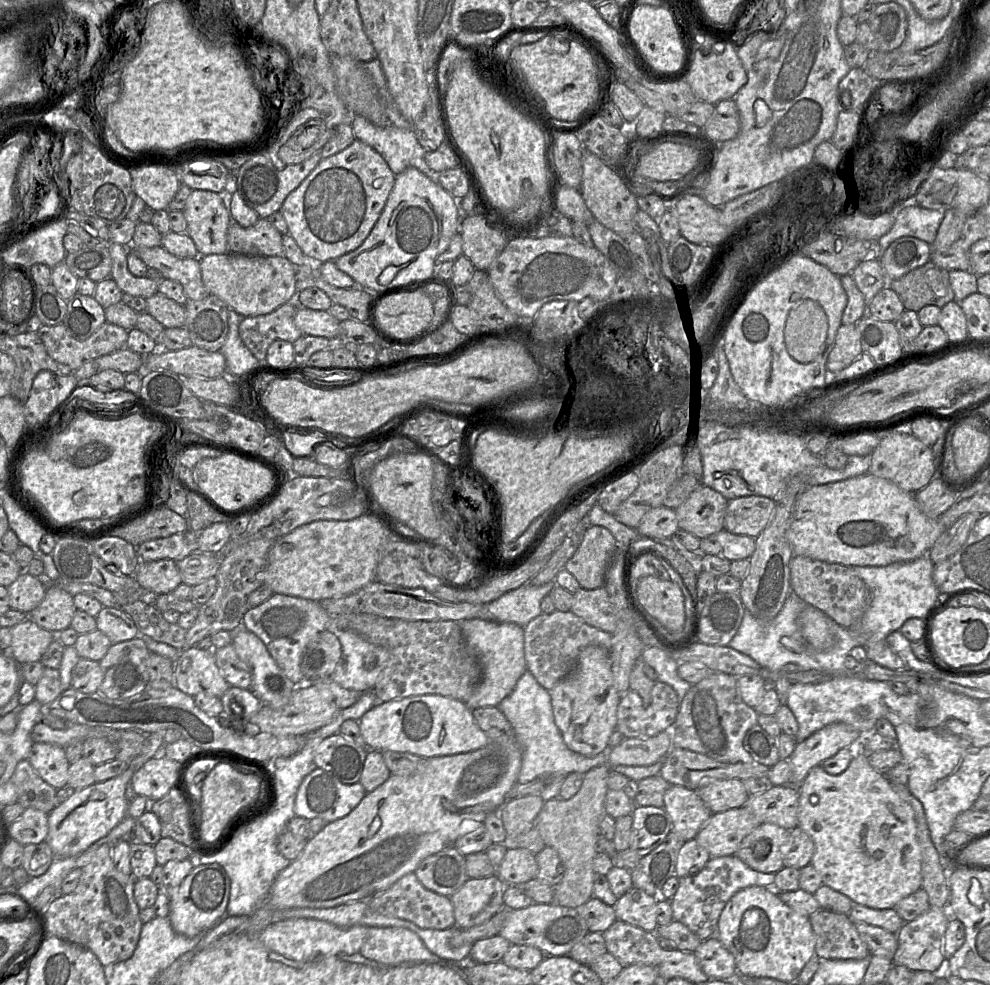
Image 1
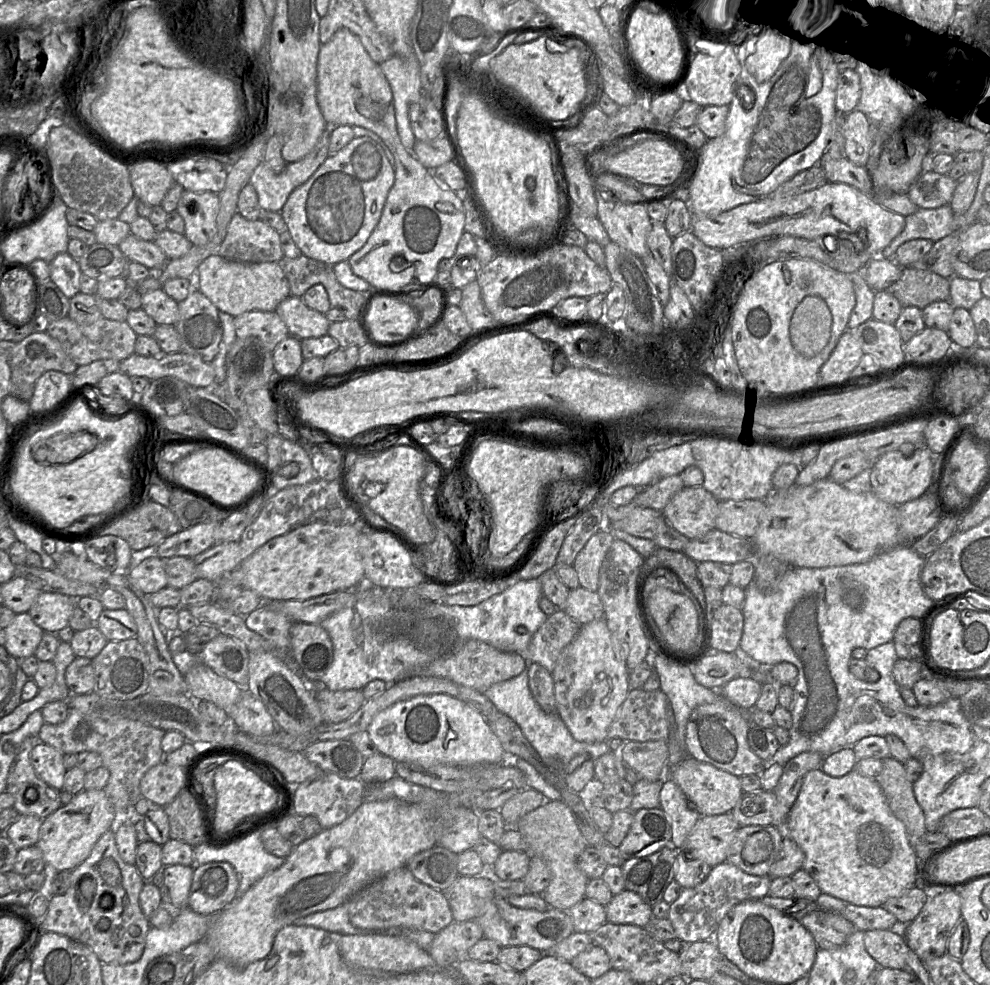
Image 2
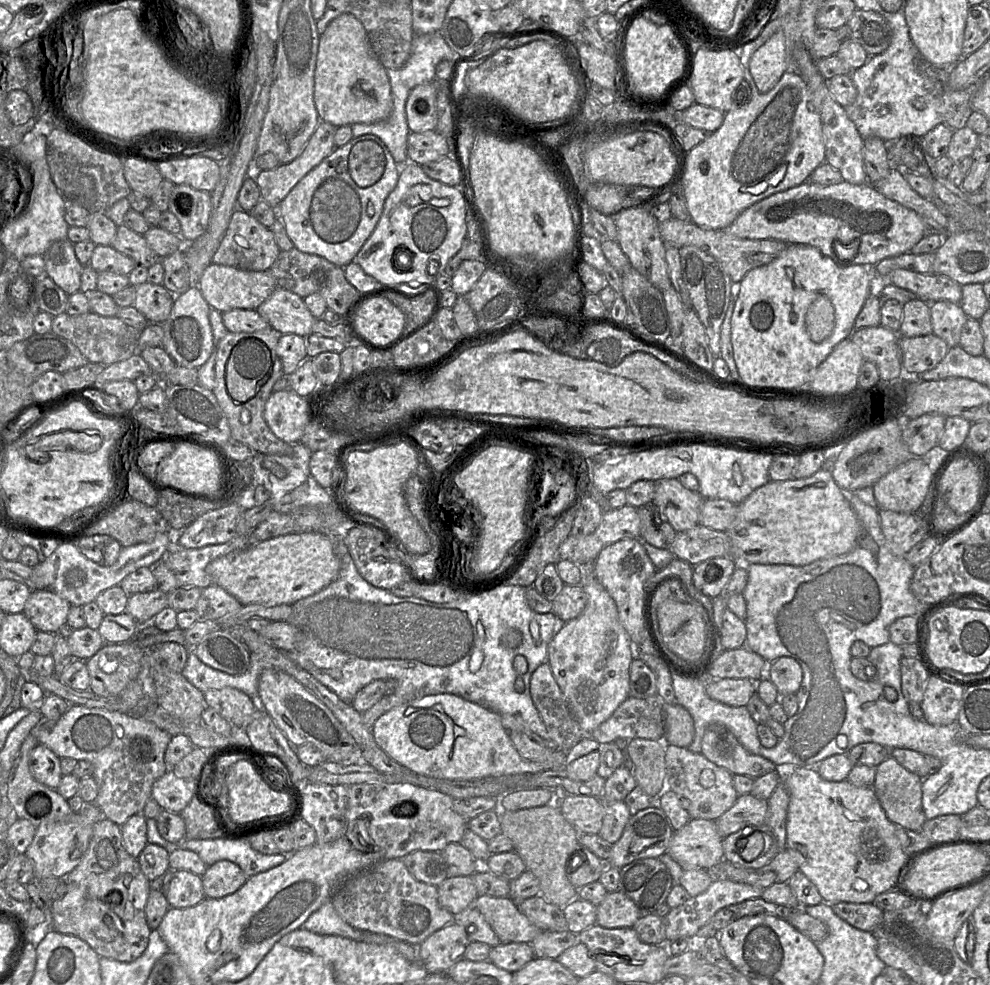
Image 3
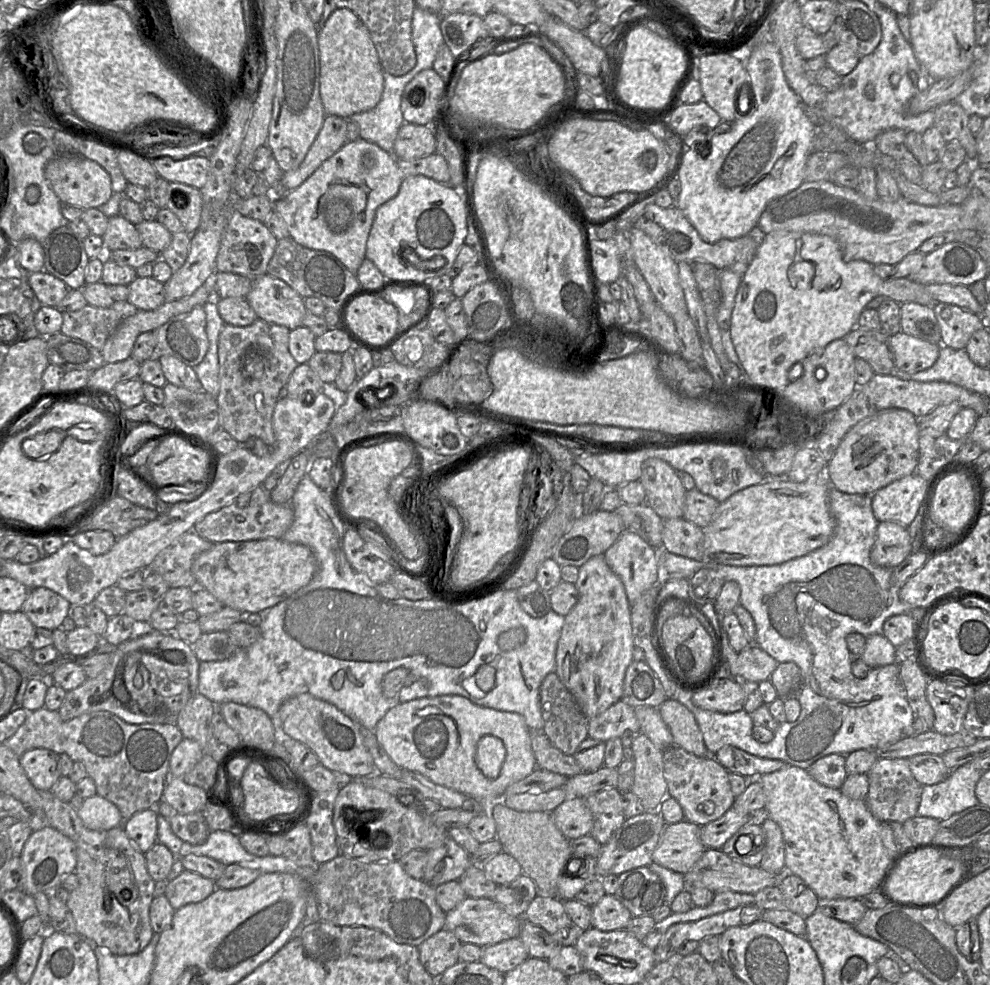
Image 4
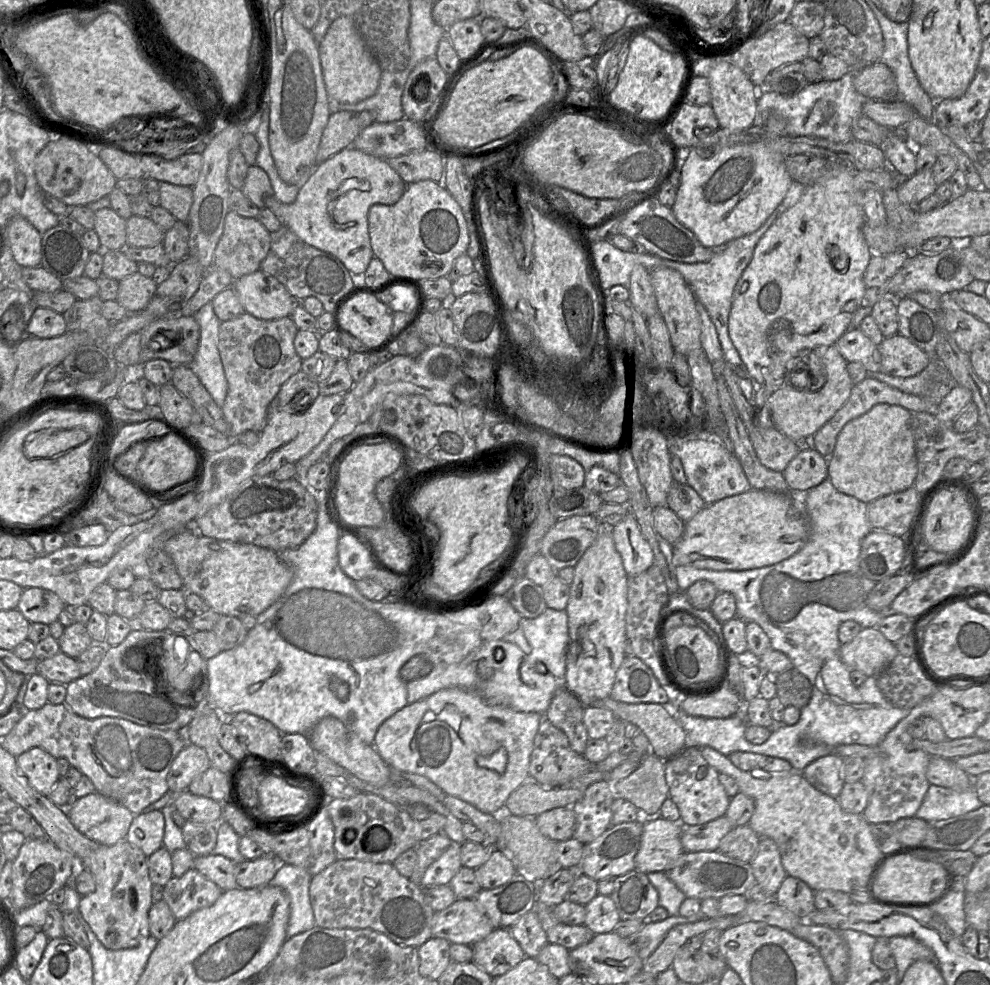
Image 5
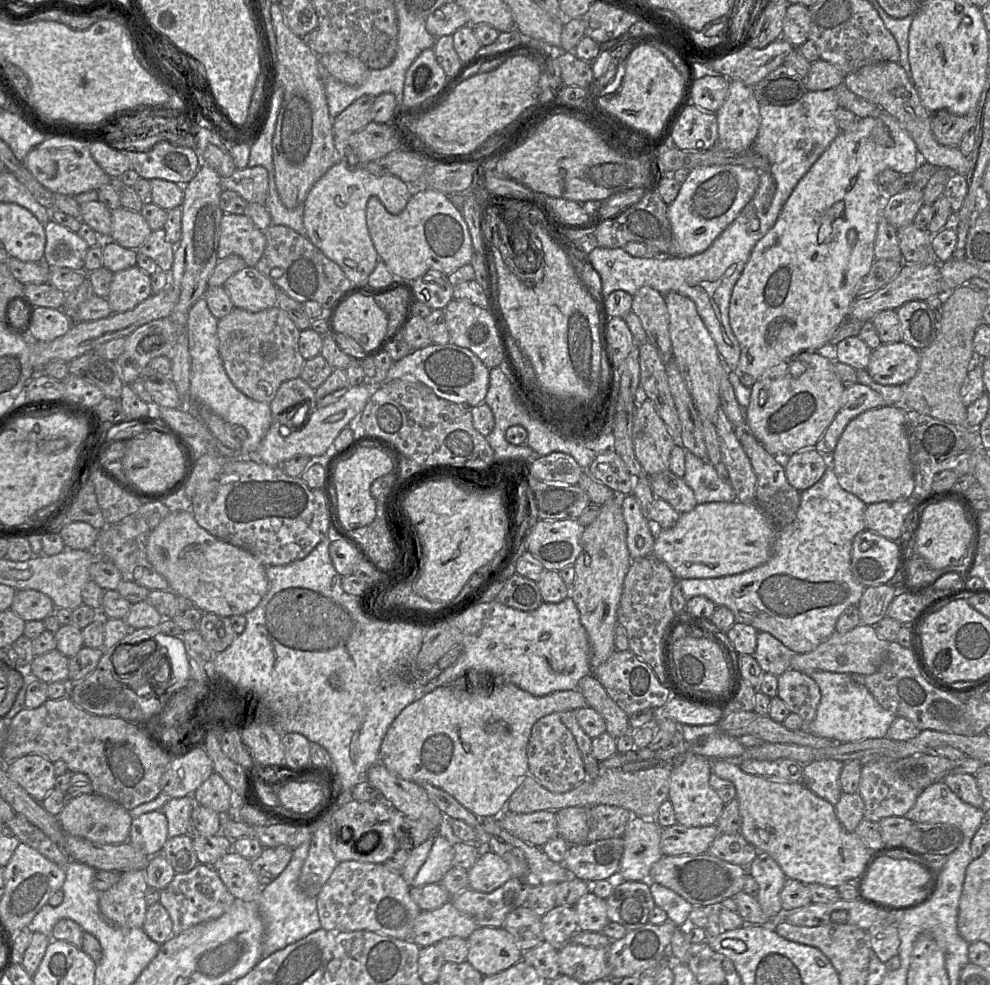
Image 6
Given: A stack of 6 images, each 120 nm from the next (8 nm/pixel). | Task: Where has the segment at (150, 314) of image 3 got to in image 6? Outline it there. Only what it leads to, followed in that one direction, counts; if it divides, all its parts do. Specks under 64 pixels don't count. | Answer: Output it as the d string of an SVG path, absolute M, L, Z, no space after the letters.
M138 265L114 272L106 297L111 311L128 311L147 299L152 294L150 276Z

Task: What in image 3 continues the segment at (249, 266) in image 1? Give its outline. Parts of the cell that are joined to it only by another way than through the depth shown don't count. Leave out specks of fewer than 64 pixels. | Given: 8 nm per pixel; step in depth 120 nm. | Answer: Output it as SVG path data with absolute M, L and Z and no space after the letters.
M211 263L200 277L198 287L209 306L223 313L232 309L257 309L272 294L277 282L270 270L251 271Z

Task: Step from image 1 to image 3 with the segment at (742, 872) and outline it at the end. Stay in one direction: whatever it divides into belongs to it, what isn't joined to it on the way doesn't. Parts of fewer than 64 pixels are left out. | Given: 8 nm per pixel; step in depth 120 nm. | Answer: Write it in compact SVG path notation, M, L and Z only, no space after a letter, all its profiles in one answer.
M714 879L706 891L694 897L690 896L690 898L680 906L671 908L670 912L663 917L666 943L680 938L687 938L693 941L693 943L696 943L695 937L698 931L705 926L719 910L745 900L760 898L763 890L762 888L744 883L725 879Z

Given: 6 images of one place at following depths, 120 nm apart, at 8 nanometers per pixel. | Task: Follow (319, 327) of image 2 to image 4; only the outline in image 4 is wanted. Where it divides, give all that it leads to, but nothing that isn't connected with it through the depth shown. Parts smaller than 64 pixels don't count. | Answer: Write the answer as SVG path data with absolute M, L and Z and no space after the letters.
M267 273L252 279L245 299L258 319L294 330L307 314L304 298L284 281Z

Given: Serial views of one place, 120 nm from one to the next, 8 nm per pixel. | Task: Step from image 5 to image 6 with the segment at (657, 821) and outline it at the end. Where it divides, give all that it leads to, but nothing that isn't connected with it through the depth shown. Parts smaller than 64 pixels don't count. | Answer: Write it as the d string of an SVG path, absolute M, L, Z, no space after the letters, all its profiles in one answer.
M633 816L622 836L624 852L617 880L648 880L652 866L663 857L660 849L661 829L652 818Z

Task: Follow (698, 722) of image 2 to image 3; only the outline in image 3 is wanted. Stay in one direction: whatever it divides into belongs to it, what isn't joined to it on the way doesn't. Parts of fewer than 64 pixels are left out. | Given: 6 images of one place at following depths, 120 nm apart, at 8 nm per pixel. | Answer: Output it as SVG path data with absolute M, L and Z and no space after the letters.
M718 723L705 730L701 754L733 775L747 775L753 779L778 769L770 760L746 750L732 732Z

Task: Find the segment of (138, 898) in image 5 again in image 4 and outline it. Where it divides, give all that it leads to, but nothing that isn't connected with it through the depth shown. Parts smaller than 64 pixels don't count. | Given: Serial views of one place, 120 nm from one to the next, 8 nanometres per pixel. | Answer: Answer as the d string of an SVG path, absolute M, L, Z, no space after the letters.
M52 791L40 792L44 825L57 829L75 843L77 863L74 873L77 875L79 883L70 892L66 905L74 917L77 934L87 941L93 941L114 955L130 955L141 952L149 944L154 934L150 923L149 909L154 898L156 881L148 873L145 853L134 845L122 826L105 831L91 830L84 825L77 811L68 802L59 800Z

